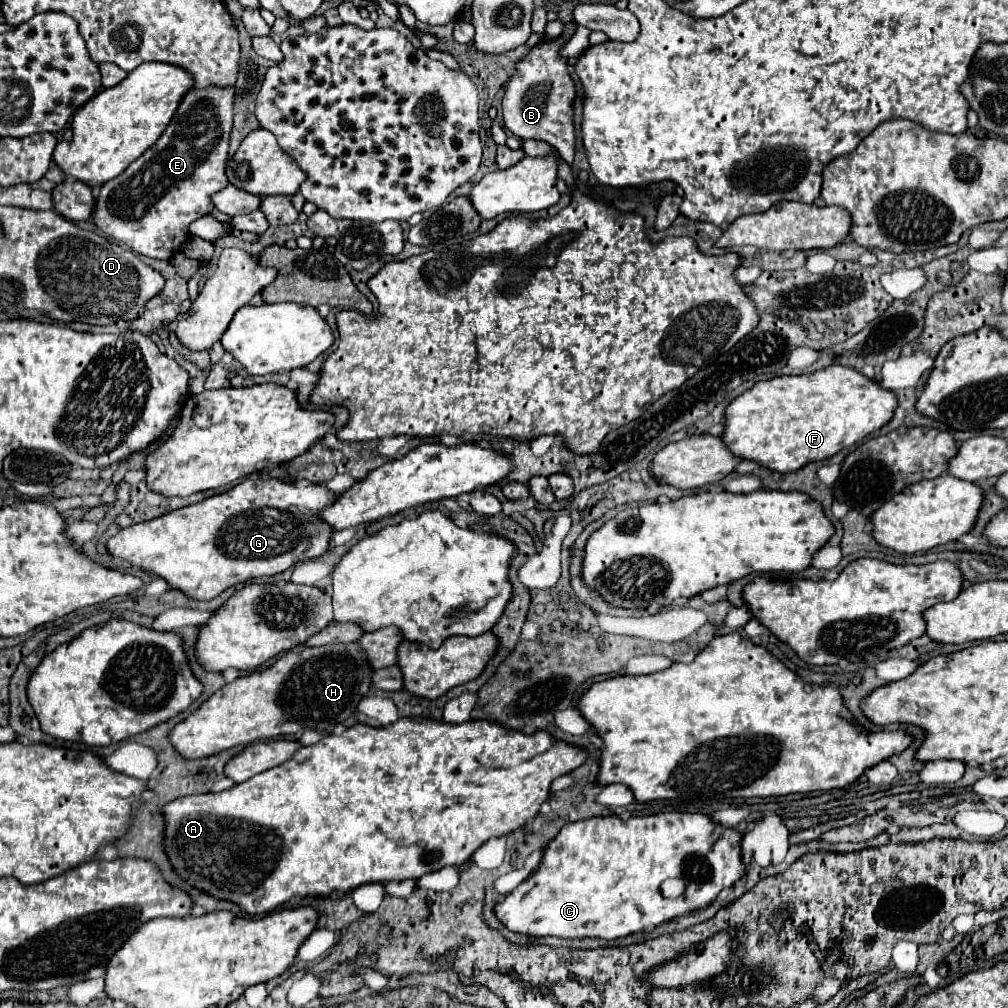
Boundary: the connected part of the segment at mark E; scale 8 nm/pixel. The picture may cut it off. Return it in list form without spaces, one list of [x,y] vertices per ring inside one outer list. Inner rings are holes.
[[[204,88],[190,90],[180,102],[176,116],[158,138],[158,142],[148,148],[138,160],[134,160],[120,176],[106,182],[100,190],[96,212],[92,220],[110,238],[126,244],[130,250],[150,256],[150,258],[172,258],[180,244],[188,238],[188,224],[196,218],[208,214],[212,206],[212,194],[228,186],[226,180],[226,160],[228,160],[228,138],[232,130],[232,106],[234,90],[230,88]]]

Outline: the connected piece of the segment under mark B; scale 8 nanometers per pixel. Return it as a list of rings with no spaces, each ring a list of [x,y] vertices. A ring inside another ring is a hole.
[[[570,22],[564,26],[562,36],[544,40],[528,50],[528,54],[514,64],[514,74],[504,84],[502,98],[502,116],[506,130],[520,140],[542,140],[554,146],[560,156],[572,164],[576,150],[574,134],[574,98],[576,86],[568,74],[568,62],[562,58],[560,50],[574,36],[576,24]]]

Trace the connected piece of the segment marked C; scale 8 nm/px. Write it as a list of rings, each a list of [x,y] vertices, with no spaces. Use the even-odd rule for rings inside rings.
[[[662,812],[662,814],[652,814],[652,816],[630,816],[628,820],[622,820],[620,816],[596,816],[596,818],[588,818],[588,820],[580,820],[580,822],[572,822],[566,824],[560,834],[546,846],[546,854],[542,858],[540,868],[526,880],[522,882],[516,890],[512,890],[510,894],[504,896],[502,902],[496,904],[496,916],[512,930],[512,932],[522,932],[522,934],[530,934],[530,936],[558,936],[558,938],[604,938],[604,940],[614,940],[614,938],[622,938],[628,934],[634,934],[638,930],[644,928],[656,928],[668,920],[672,920],[674,916],[684,916],[696,910],[706,908],[708,904],[712,904],[718,894],[726,888],[732,888],[740,878],[746,876],[746,864],[742,862],[742,842],[744,832],[738,828],[728,828],[722,824],[716,824],[710,816],[706,814],[690,814],[690,812]],[[666,878],[684,878],[688,882],[686,892],[678,898],[664,898],[660,892],[660,884]]]

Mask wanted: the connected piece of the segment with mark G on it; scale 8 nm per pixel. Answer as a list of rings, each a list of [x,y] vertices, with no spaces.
[[[278,478],[244,480],[228,492],[216,494],[192,506],[168,512],[156,520],[144,524],[132,524],[120,530],[108,542],[112,556],[122,558],[142,570],[150,570],[164,578],[172,588],[182,590],[196,600],[212,600],[226,588],[246,584],[252,578],[274,576],[286,572],[290,566],[324,556],[330,550],[334,530],[322,522],[320,510],[328,508],[336,500],[336,492],[322,484],[296,484]]]

